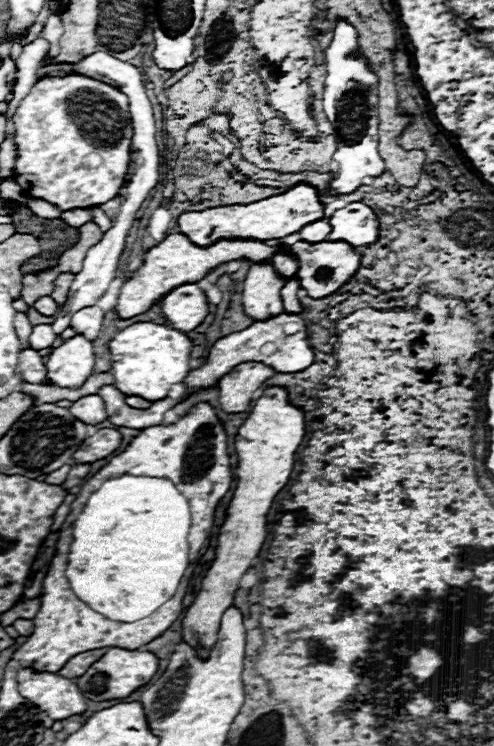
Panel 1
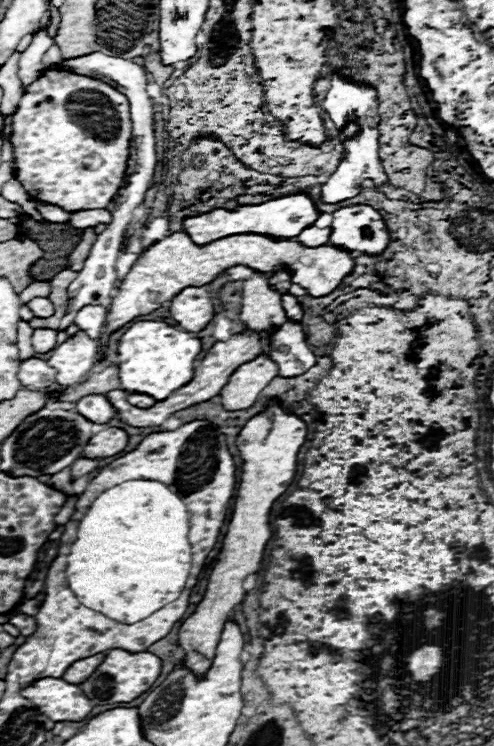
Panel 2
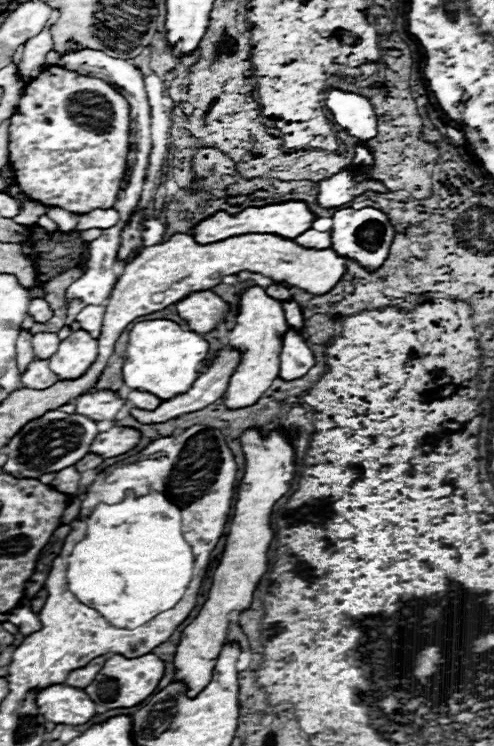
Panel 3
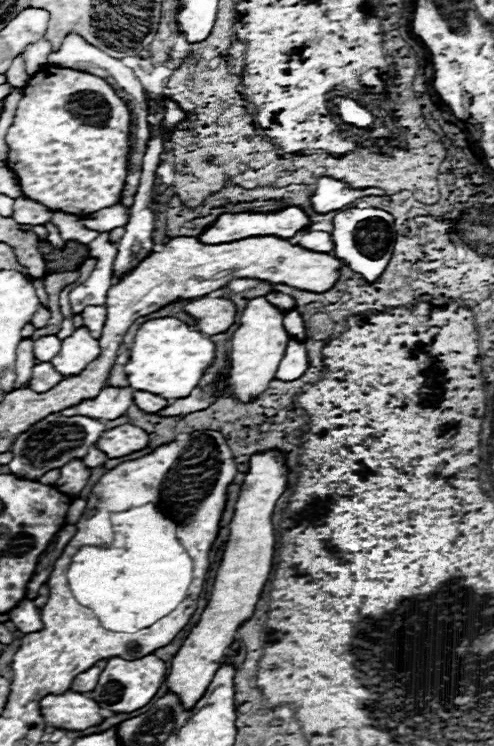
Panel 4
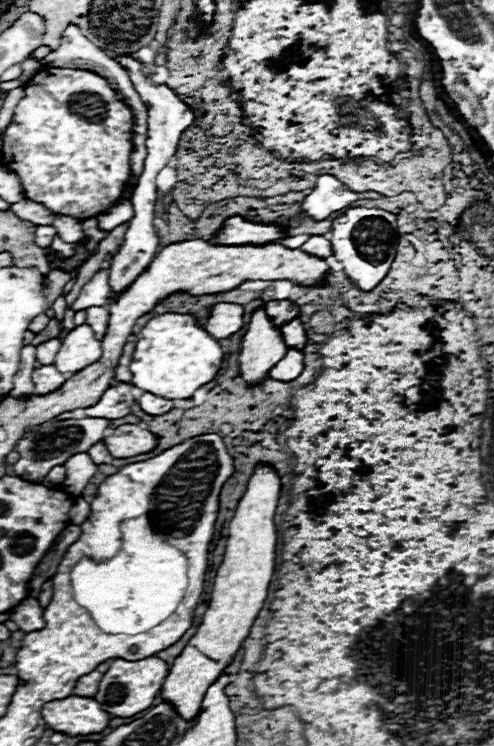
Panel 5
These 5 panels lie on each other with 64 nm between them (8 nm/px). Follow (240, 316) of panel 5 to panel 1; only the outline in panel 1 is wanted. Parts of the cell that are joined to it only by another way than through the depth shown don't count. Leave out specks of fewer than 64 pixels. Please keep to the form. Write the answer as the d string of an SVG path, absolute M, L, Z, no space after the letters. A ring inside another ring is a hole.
M182 284L182 288L176 288L162 298L160 306L166 320L182 332L194 330L210 314L206 294L198 284Z

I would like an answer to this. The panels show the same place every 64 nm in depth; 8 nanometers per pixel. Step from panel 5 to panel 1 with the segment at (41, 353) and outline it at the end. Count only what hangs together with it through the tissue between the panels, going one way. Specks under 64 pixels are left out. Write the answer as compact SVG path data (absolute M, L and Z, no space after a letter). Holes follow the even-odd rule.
M38 324L38 326L34 326L34 330L30 334L30 346L34 350L44 350L44 348L52 346L54 340L56 340L56 334L52 332L50 324Z

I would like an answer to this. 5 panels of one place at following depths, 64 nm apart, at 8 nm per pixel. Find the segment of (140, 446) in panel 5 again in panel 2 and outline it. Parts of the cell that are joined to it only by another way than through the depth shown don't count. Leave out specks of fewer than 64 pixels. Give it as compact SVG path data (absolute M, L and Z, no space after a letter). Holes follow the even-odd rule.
M108 428L92 436L88 448L84 448L84 456L92 458L106 458L122 452L128 446L130 436L122 428Z

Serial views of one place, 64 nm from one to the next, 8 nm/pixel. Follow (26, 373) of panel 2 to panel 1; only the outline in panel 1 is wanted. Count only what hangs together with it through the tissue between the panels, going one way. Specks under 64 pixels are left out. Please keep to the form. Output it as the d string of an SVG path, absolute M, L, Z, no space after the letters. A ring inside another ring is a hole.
M22 350L18 356L18 376L30 384L44 384L48 378L48 368L36 350Z

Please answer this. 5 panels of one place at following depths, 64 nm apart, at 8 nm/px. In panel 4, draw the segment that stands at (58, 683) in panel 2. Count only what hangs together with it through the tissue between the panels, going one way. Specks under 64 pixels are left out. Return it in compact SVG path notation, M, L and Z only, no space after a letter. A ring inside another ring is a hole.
M68 690L62 696L46 696L40 700L40 712L44 720L54 728L86 730L102 724L100 706L86 694Z

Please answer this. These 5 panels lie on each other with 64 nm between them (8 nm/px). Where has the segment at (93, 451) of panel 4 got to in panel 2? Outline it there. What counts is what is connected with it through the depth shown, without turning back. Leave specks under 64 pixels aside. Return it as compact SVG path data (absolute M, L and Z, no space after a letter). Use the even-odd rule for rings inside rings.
M80 458L80 460L76 460L76 464L72 464L72 476L80 478L96 468L98 468L98 458Z

